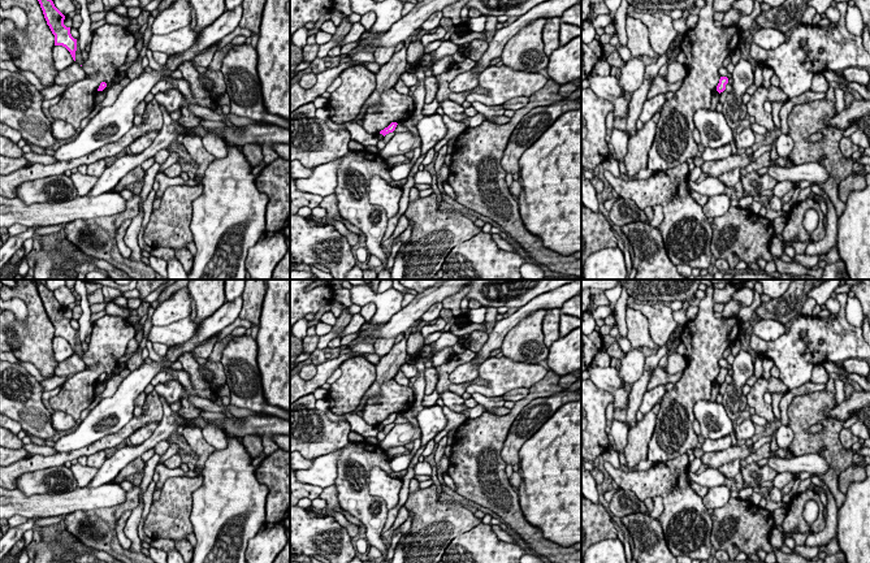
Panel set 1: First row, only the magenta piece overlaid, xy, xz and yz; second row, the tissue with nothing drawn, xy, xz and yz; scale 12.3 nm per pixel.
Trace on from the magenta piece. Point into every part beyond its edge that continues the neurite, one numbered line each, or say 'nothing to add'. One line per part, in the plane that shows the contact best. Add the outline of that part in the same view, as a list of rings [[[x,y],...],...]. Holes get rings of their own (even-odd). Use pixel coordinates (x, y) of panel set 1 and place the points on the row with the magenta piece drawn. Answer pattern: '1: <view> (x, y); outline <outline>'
nothing to add

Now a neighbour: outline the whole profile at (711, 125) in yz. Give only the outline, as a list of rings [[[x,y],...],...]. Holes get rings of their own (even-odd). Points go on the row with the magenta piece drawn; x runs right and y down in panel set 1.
[[[698,109],[693,116],[694,127],[701,135],[701,144],[706,148],[719,148],[728,144],[735,134],[722,112]]]

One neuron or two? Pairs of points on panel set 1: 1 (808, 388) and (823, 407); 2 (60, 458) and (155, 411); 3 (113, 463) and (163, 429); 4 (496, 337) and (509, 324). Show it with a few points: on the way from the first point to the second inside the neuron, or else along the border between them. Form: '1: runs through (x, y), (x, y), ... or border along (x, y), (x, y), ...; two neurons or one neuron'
1: border along (825, 390), (799, 394), (786, 410); two neurons
2: runs through (83, 451), (120, 437), (131, 427); one neuron
3: runs through (126, 454), (138, 451), (151, 442); one neuron
4: runs through (498, 334), (506, 327); one neuron

